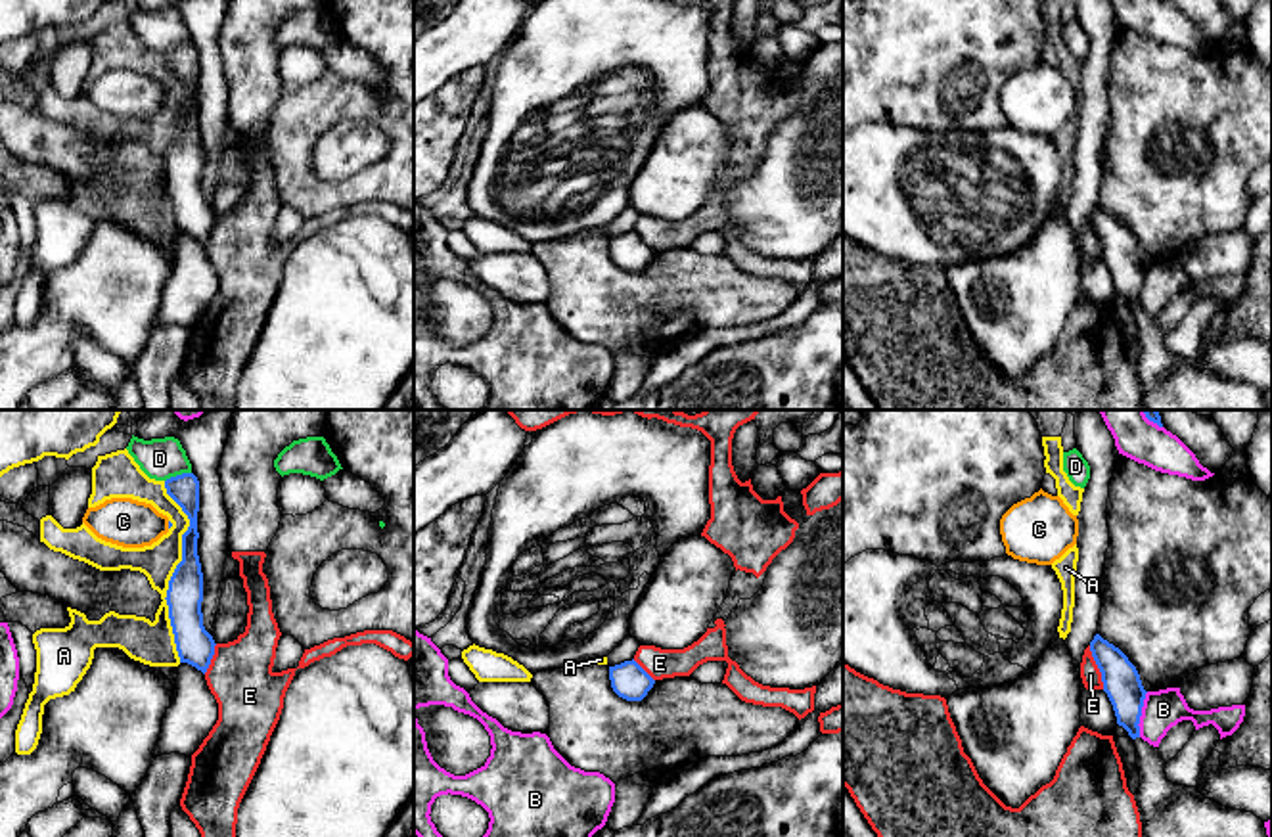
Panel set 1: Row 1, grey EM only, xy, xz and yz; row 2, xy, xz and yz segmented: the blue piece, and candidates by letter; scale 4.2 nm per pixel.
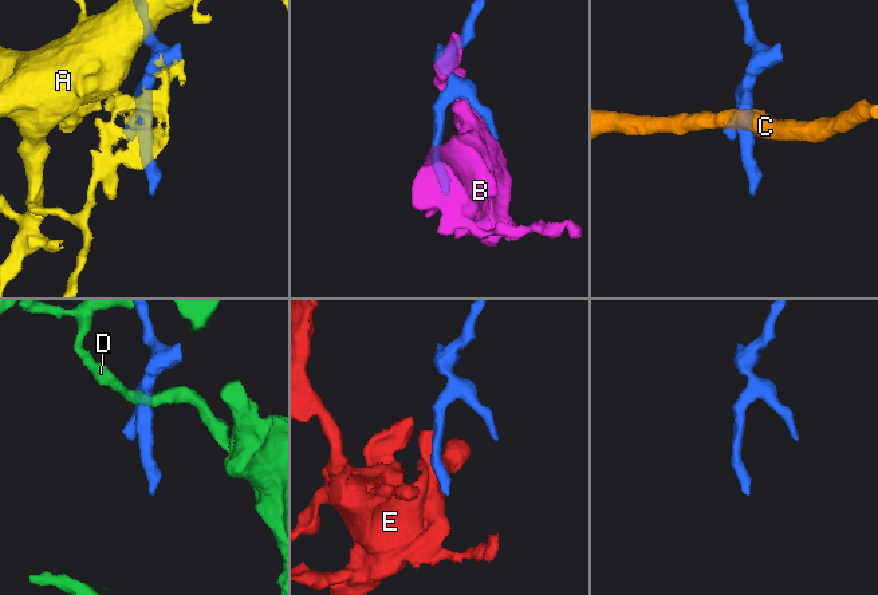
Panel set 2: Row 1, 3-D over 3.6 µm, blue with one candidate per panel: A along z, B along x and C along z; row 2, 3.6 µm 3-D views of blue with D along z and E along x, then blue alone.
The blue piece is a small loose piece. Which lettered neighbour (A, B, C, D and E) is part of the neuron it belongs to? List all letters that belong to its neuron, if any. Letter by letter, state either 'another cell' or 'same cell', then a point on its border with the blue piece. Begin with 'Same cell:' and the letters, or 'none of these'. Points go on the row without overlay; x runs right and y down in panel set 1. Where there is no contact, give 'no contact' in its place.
Same cell: none of these
A: another cell; meets blue in xy at (175, 142)
B: another cell; meets blue in yz at (1140, 286)
C: another cell; meets blue in xy at (169, 96)
D: another cell; meets blue in xy at (177, 46)
E: another cell; meets blue in yz at (1098, 238)

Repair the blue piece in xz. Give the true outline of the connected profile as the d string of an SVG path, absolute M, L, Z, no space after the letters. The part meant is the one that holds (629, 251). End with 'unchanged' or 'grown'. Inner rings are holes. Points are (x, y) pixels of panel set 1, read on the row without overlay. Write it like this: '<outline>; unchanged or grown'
M634 230L609 238L609 251L613 262L626 272L642 272L655 255Z; unchanged

